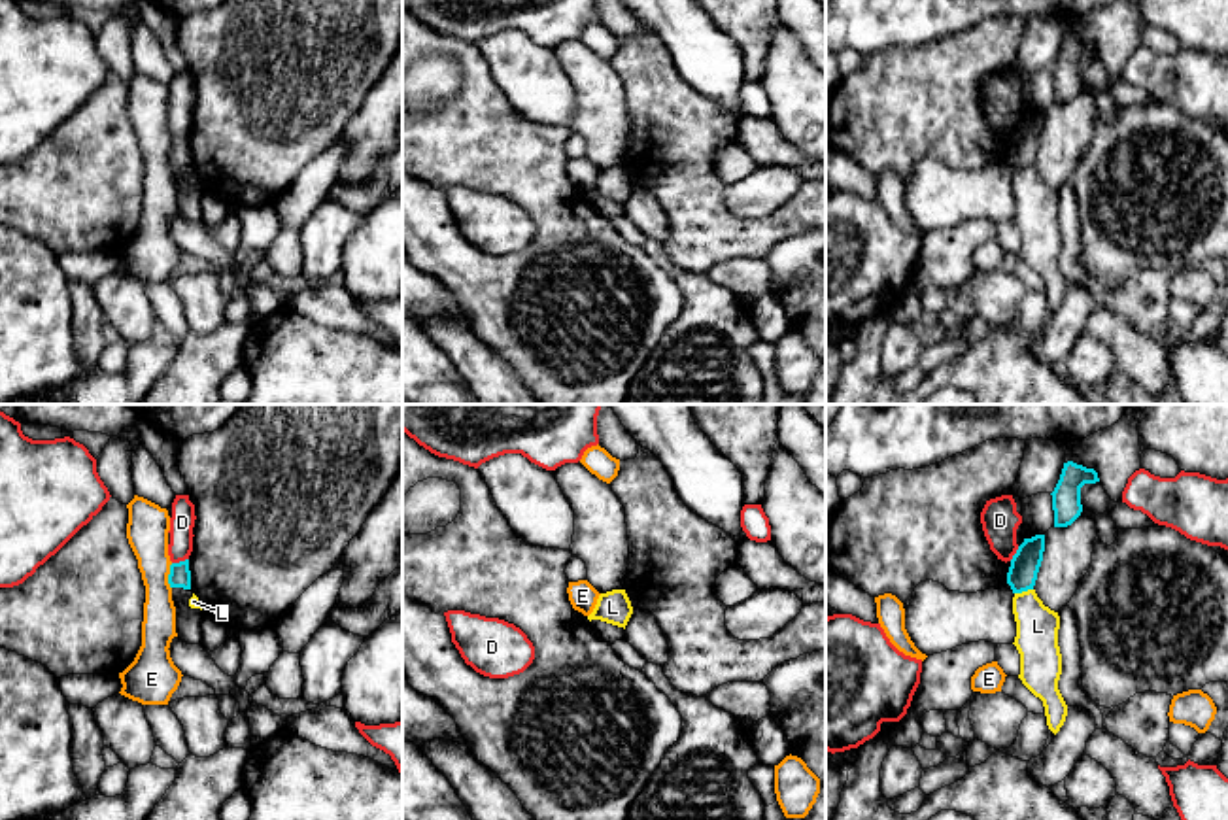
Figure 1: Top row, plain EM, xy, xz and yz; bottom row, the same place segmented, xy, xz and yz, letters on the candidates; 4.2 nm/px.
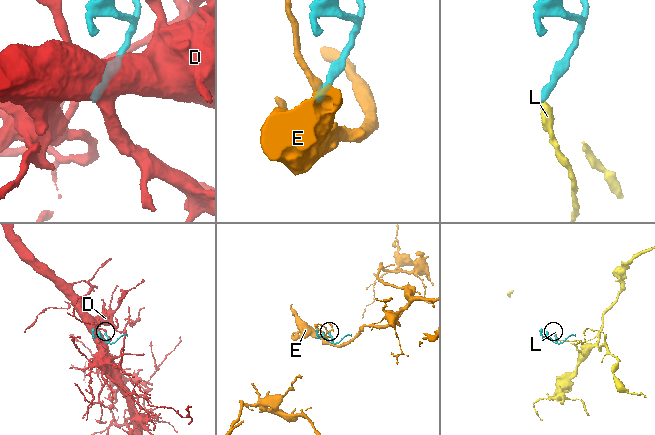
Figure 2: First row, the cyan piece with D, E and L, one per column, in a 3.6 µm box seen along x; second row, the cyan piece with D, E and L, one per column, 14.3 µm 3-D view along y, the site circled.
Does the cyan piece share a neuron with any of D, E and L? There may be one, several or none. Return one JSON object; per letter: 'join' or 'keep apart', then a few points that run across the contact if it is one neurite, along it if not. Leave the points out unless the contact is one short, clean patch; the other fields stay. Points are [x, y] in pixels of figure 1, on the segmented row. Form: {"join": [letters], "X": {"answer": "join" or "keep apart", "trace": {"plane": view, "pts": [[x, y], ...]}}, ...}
{"join": [], "D": {"answer": "keep apart"}, "E": {"answer": "keep apart", "trace": {"plane": "xy", "pts": [[172, 563], [169, 575], [170, 588]]}}, "L": {"answer": "keep apart", "trace": {"plane": "yz", "pts": [[1032, 588], [1015, 594]]}}}

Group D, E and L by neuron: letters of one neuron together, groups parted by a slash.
D / E / L

